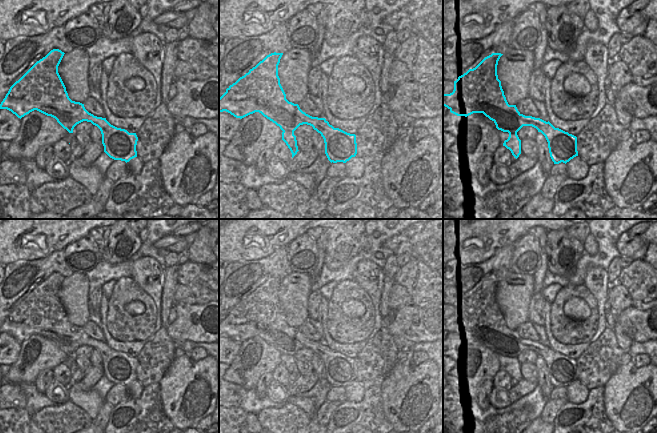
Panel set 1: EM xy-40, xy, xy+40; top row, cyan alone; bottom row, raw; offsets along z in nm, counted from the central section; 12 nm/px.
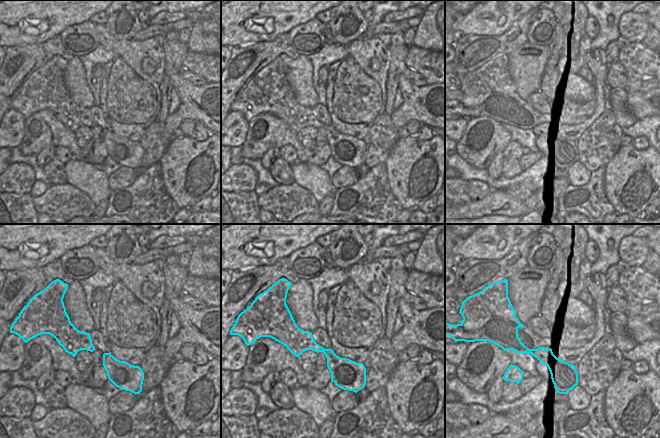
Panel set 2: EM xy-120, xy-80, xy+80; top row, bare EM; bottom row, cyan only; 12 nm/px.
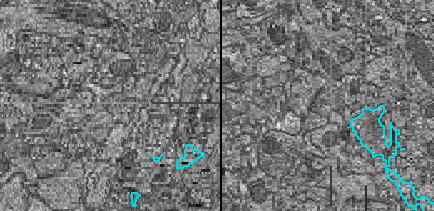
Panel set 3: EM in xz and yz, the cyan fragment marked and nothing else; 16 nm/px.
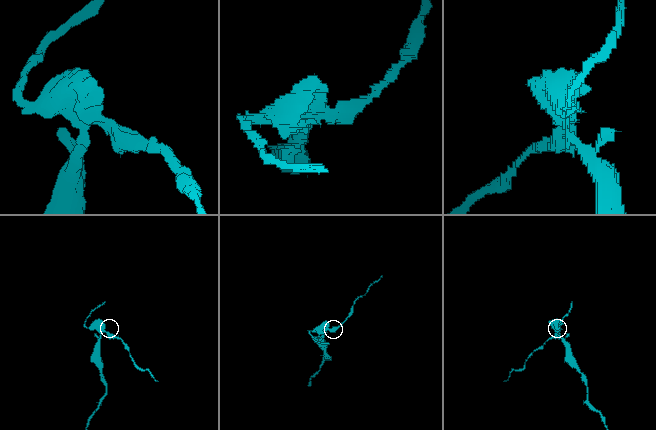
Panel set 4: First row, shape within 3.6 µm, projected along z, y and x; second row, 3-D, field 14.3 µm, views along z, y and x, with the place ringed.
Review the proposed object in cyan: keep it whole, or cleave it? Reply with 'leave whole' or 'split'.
split

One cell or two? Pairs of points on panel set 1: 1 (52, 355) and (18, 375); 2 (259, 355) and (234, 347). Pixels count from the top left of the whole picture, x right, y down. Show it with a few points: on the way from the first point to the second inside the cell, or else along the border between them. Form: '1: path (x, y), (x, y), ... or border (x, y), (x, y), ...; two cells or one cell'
1: path (44, 355), (26, 371); one cell
2: border (241, 343), (239, 352), (229, 364); two cells

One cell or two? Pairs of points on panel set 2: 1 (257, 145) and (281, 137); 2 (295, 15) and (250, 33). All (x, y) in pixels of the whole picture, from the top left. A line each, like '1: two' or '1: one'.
1: one
2: one

